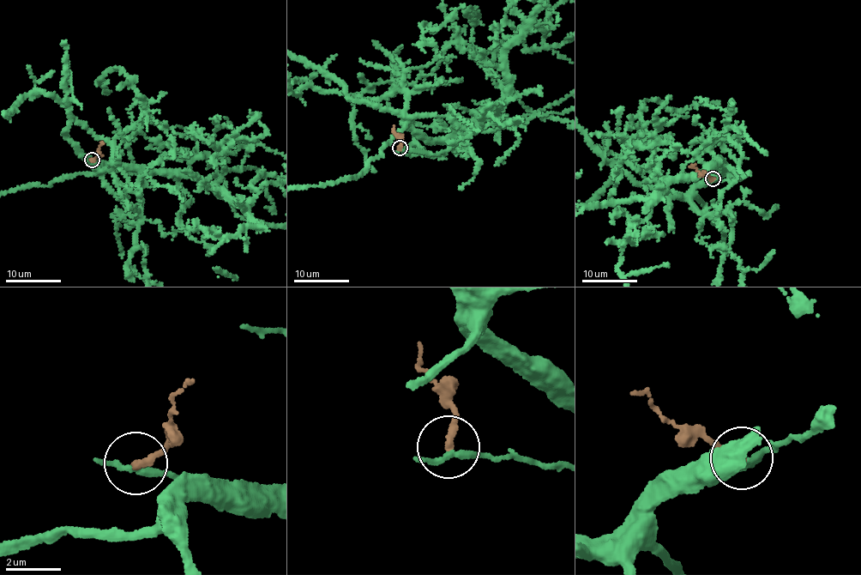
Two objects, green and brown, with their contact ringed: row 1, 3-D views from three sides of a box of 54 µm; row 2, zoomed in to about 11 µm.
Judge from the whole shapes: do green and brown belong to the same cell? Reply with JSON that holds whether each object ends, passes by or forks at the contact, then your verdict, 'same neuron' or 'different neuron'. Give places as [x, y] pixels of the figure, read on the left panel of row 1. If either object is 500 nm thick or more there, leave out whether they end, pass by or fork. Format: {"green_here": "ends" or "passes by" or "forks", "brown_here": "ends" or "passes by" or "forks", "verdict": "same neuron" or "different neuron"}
{"green_here": "passes by", "brown_here": "ends", "verdict": "same neuron"}

